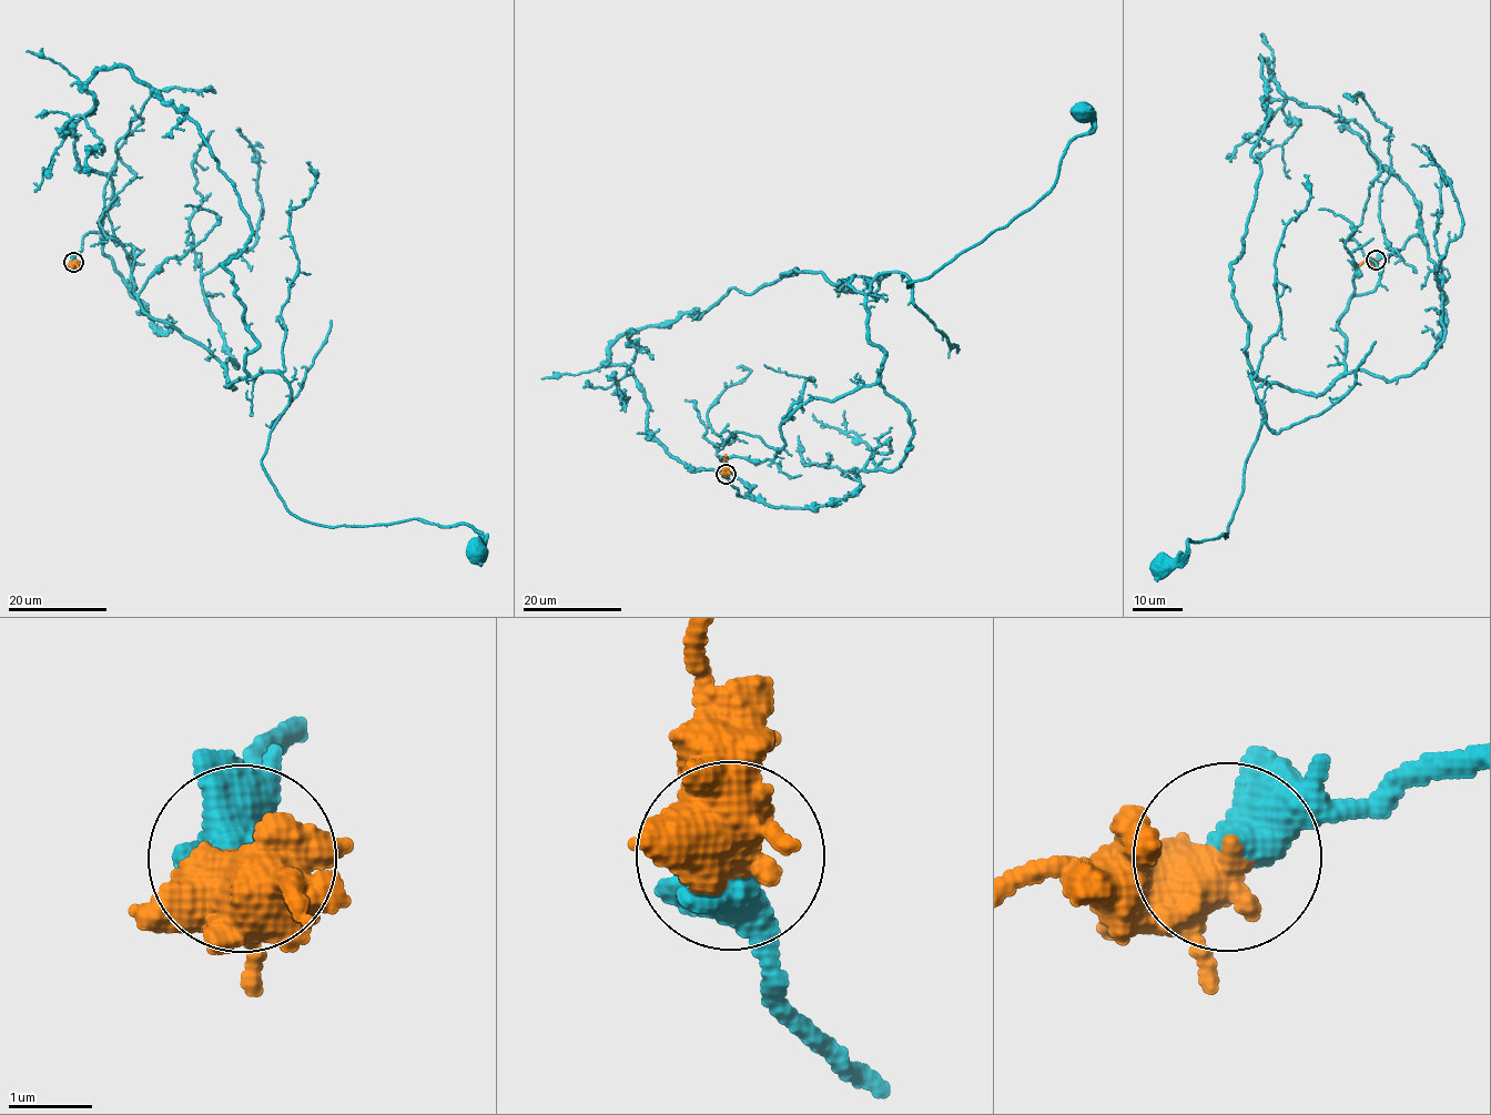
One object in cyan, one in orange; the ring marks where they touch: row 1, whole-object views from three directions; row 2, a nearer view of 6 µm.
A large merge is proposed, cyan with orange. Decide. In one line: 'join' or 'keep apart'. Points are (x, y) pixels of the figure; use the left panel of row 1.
join

